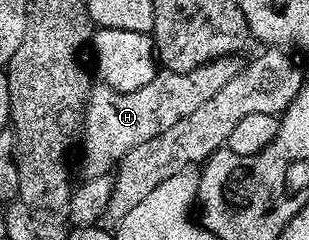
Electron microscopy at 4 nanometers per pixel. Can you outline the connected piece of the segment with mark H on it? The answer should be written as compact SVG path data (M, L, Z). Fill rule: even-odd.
M223 56L211 60L209 64L198 66L189 72L157 71L156 77L139 90L119 92L110 86L97 83L90 91L84 109L84 127L82 129L82 148L79 175L85 180L107 176L119 164L120 159L134 146L142 146L142 142L150 142L150 138L158 138L174 122L186 118L186 114L194 114L202 102L214 98L234 74L242 67L236 56Z

